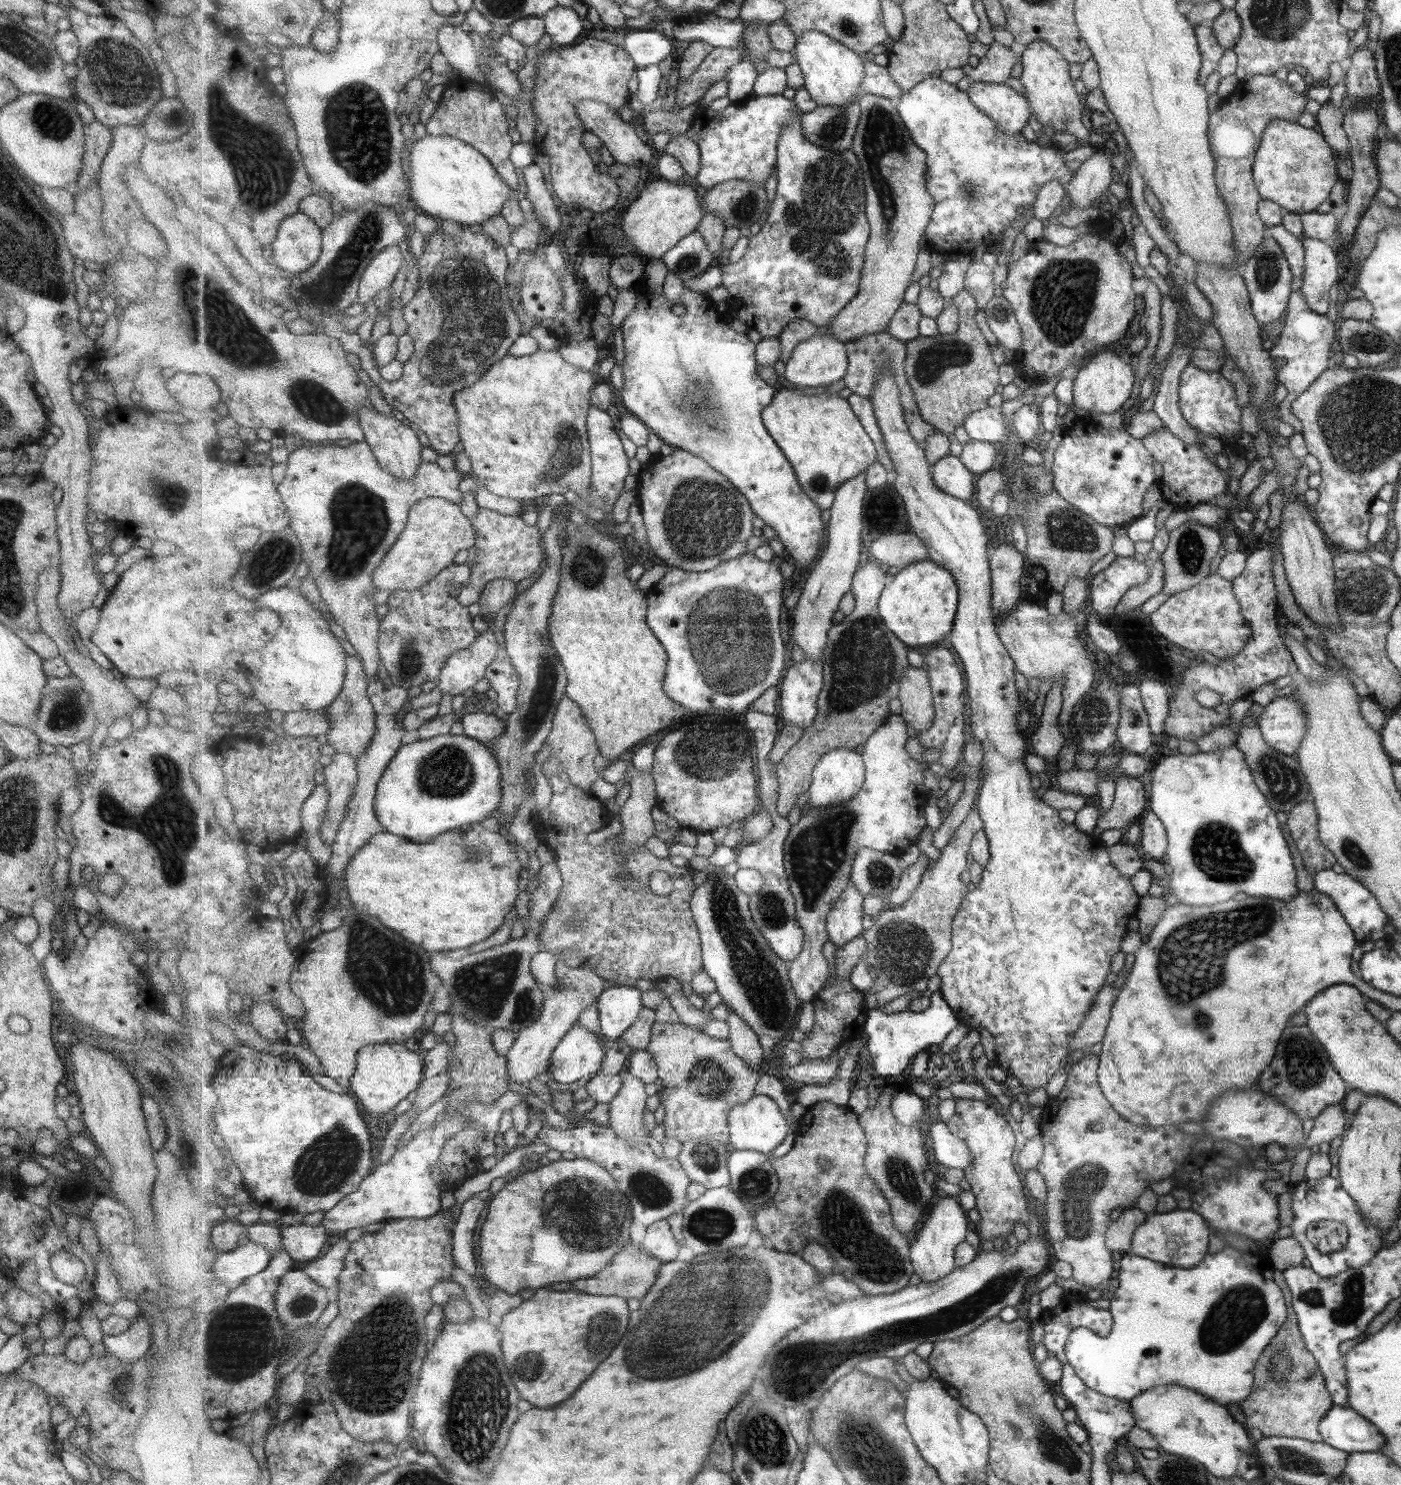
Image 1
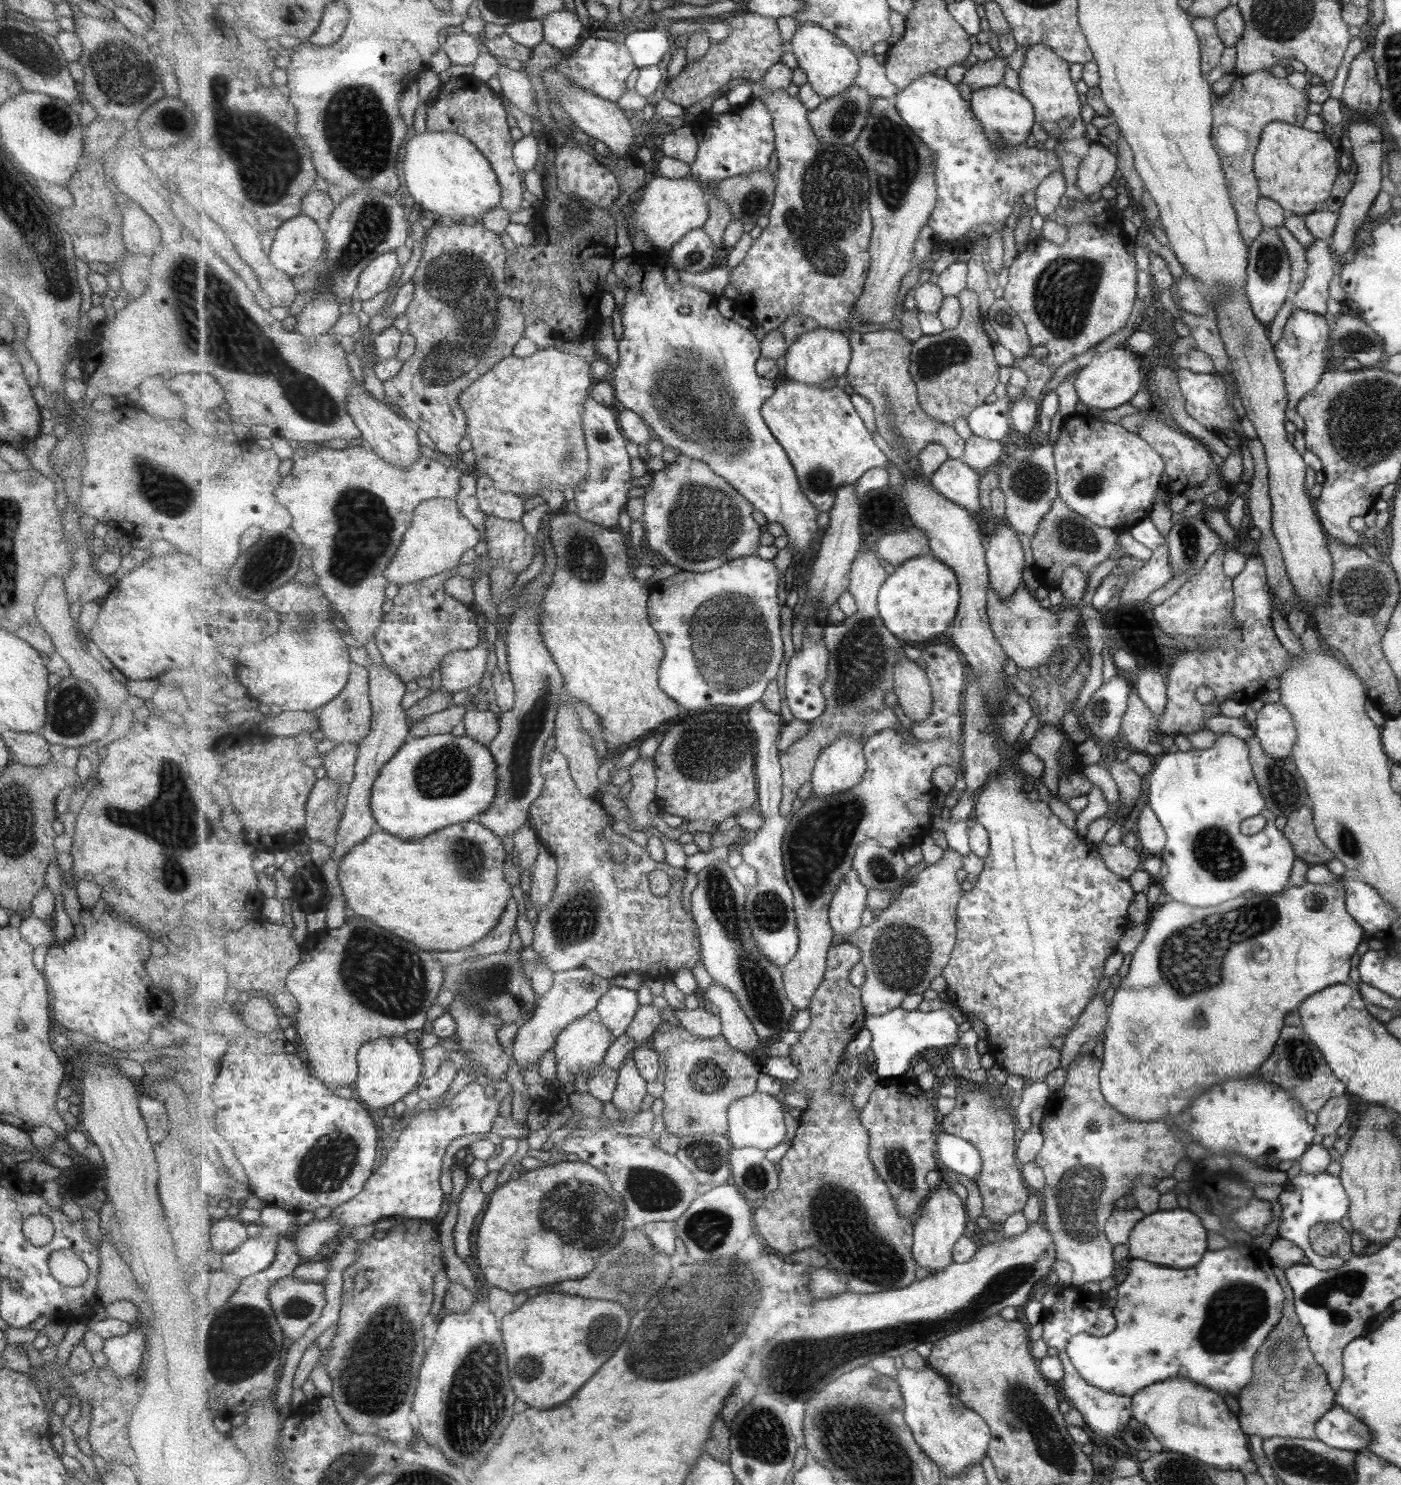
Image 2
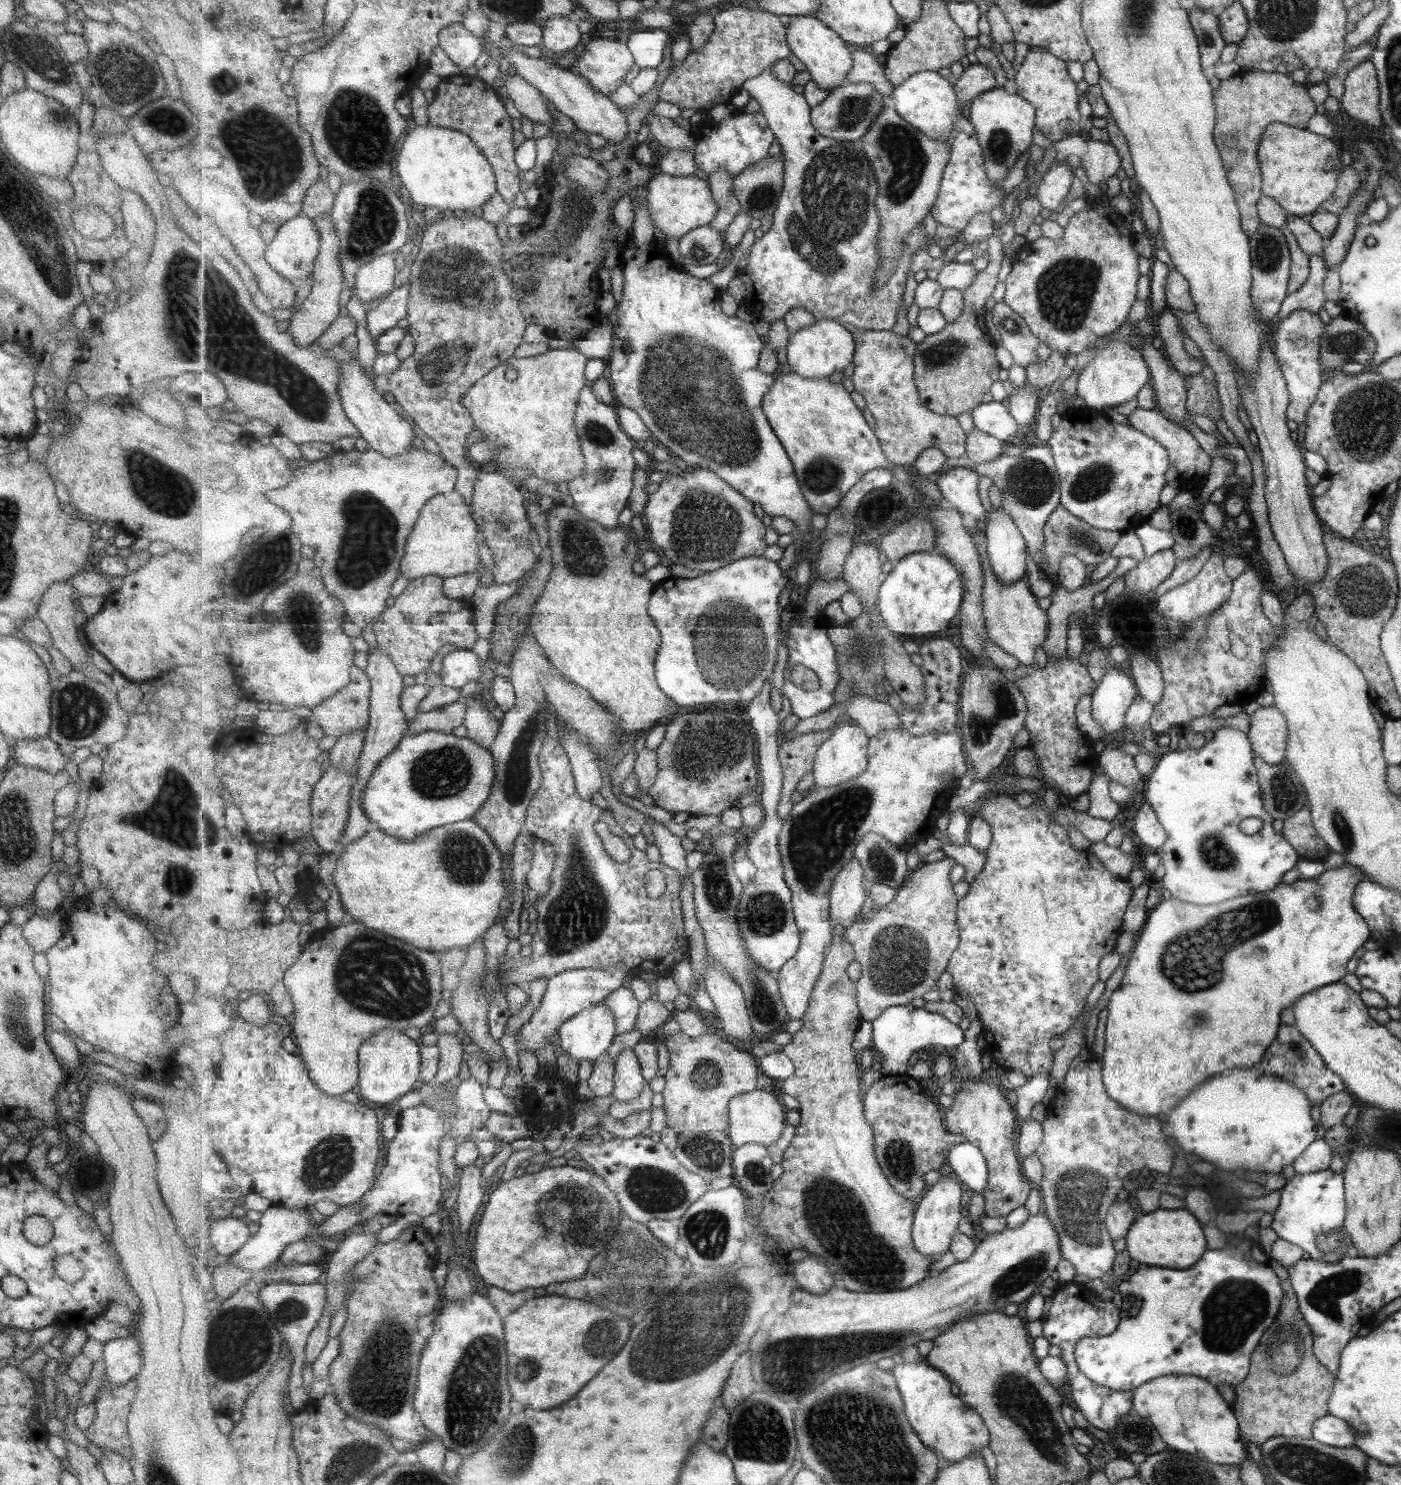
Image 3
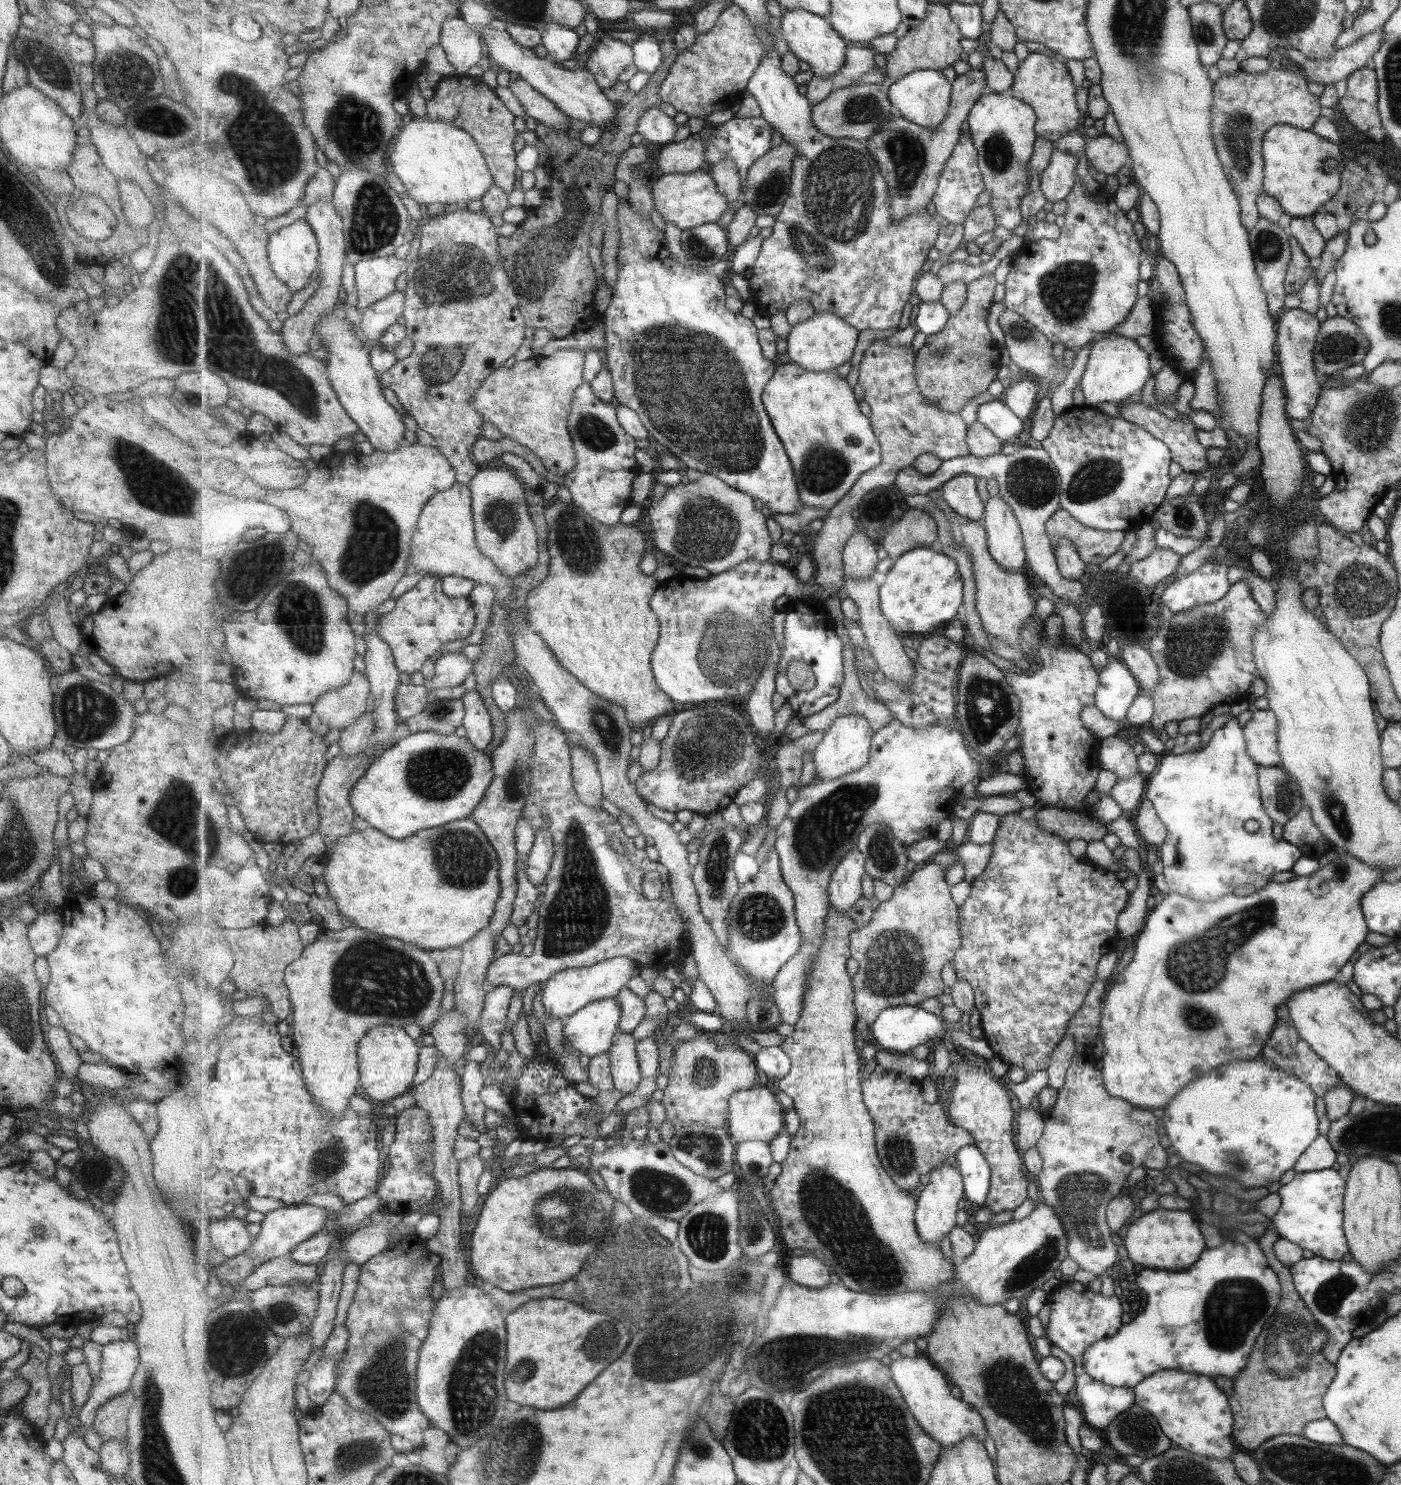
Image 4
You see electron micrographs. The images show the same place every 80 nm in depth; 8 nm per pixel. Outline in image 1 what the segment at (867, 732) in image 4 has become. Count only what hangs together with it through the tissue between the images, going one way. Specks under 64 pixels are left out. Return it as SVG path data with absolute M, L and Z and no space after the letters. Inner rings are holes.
M837 748L828 752L818 763L809 794L808 806L828 808L853 800L866 783L866 764L863 754L859 755L853 748Z

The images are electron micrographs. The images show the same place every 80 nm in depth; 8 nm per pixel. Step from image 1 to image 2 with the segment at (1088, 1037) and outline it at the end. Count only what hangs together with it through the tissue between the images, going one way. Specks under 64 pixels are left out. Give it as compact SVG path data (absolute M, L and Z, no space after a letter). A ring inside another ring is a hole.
M1098 994L1088 1003L1088 1007L1079 1015L1080 1018L1076 1025L1065 1036L1060 1050L1060 1066L1058 1068L1067 1068L1085 1042L1097 1041L1099 1034L1104 1032L1108 1023L1109 1008L1105 1007L1103 996L1104 994Z

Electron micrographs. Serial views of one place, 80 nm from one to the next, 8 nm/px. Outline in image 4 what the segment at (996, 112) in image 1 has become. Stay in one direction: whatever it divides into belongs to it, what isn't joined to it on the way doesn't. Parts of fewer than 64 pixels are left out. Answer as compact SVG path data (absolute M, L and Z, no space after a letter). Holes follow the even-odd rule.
M992 92L983 95L972 108L968 118L968 128L973 136L973 144L979 153L980 169L986 182L986 187L992 194L992 206L996 214L997 225L1012 231L1021 222L1020 200L1027 194L1029 186L1029 162L1033 162L1033 143L1037 142L1036 110L1021 99Z

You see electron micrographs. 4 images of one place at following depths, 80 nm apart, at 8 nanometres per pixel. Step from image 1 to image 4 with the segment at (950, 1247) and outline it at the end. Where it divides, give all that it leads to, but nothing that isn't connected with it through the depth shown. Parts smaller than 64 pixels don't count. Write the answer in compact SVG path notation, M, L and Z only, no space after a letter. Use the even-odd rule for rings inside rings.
M946 1161L931 1172L929 1183L917 1193L916 1225L921 1239L925 1240L925 1243L940 1245L943 1238L957 1227L959 1202L963 1200L965 1195L963 1174L960 1173L958 1167L953 1167L953 1163Z

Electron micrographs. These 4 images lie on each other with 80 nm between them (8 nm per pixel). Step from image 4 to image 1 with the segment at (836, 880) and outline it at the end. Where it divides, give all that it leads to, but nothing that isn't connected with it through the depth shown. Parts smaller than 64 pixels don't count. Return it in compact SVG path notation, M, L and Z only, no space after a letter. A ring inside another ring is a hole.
M851 882L833 907L828 916L827 930L830 942L836 947L843 948L866 931L863 929L864 900L865 896Z

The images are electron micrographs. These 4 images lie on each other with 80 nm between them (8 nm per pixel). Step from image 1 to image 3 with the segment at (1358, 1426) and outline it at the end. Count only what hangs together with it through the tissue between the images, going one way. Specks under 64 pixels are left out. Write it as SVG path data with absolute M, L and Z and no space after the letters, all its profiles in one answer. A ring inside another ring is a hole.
M1327 1413L1313 1423L1311 1438L1331 1447L1353 1447L1355 1443L1353 1432L1347 1422Z

